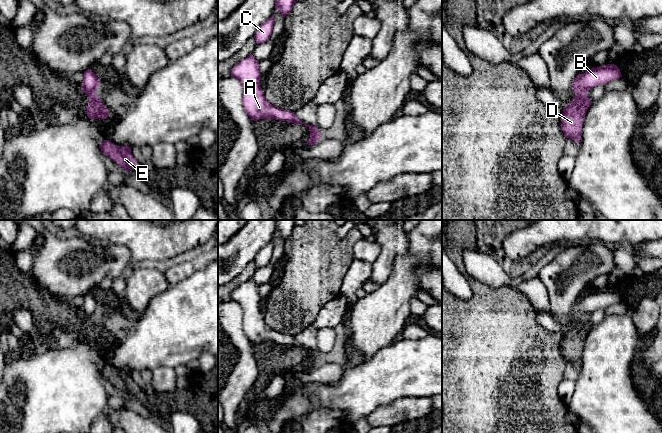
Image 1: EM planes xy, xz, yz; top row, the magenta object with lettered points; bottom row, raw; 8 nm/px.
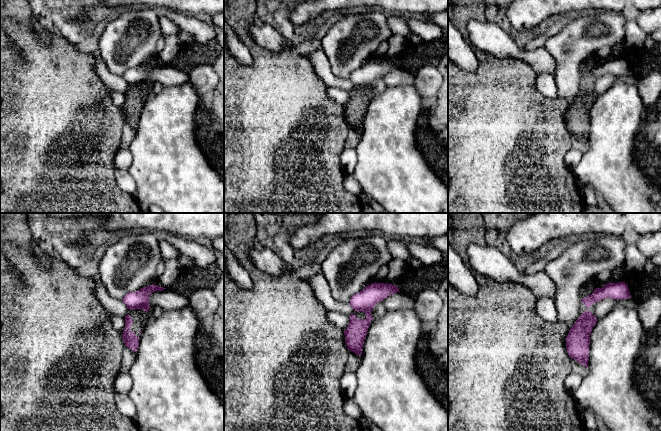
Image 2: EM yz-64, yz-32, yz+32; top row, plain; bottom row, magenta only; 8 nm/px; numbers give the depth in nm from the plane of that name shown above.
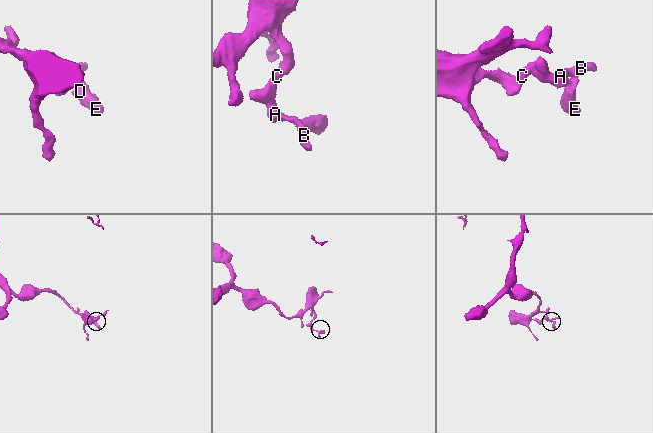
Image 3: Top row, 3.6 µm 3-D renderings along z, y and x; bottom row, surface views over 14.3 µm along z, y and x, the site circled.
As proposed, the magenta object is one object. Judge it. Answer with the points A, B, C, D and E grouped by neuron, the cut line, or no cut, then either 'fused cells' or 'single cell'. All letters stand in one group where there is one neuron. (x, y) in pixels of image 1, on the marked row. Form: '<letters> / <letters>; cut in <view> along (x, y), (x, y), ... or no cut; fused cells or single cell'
A B C / D E; cut in yz along (586, 92), (576, 94); fused cells

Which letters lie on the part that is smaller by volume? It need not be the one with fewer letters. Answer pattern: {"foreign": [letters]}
{"foreign": ["D", "E"]}

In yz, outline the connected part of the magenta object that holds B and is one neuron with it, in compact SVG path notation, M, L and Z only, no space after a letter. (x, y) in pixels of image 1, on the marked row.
M615 64L591 68L573 80L572 91L575 94L586 94L594 86L604 85L620 77L622 77L620 69Z

